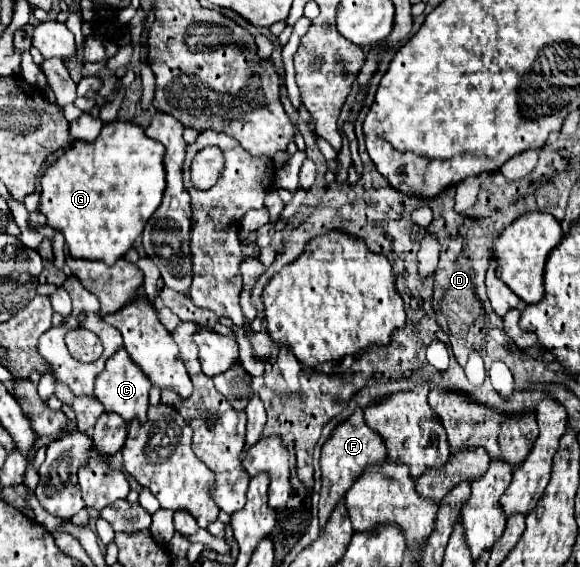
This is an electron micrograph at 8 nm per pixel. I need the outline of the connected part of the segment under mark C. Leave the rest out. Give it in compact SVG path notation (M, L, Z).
M122 347L112 357L108 357L104 371L96 379L94 393L96 393L96 399L104 405L104 411L114 411L114 413L122 415L124 421L128 421L128 423L132 419L140 419L144 423L146 411L148 411L150 387L152 387L152 383L148 381L148 377L144 377L144 373L140 373L140 367L128 357L128 353L124 353L124 347Z

